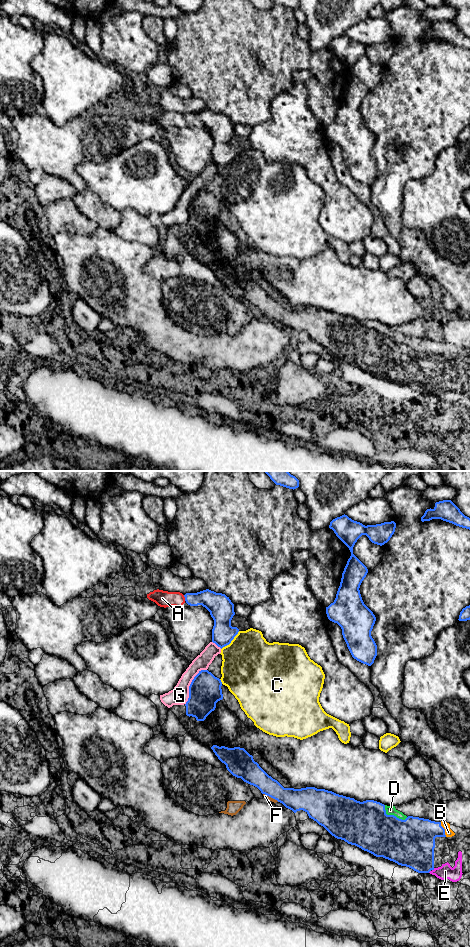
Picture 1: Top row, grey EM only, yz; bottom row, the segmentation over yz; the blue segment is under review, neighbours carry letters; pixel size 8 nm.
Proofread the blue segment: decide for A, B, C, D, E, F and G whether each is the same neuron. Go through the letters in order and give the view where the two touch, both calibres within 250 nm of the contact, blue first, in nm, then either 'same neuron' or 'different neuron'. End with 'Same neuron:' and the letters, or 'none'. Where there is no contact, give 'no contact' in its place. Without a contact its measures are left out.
A: yz | 170/130 nm | same neuron
B: yz | 320/60 nm | same neuron
C: yz | 190/460 nm | different neuron
D: yz | 380/80 nm | same neuron
E: yz | 340/120 nm | same neuron
F: yz | 180/30 nm | same neuron
G: yz | 260/150 nm | different neuron
Same neuron: A, B, D, E, F

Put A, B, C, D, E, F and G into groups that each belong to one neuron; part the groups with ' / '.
A B D E F / C / G

